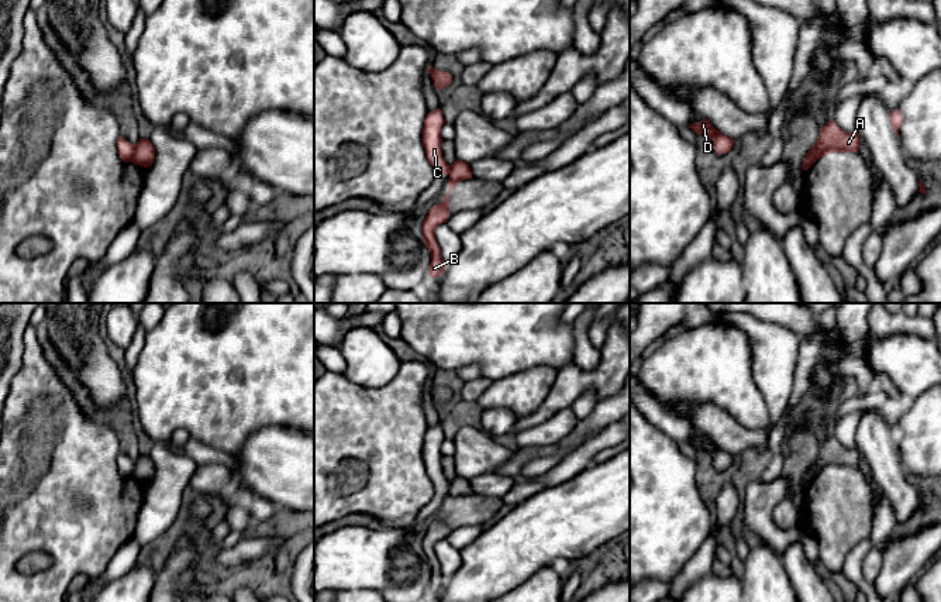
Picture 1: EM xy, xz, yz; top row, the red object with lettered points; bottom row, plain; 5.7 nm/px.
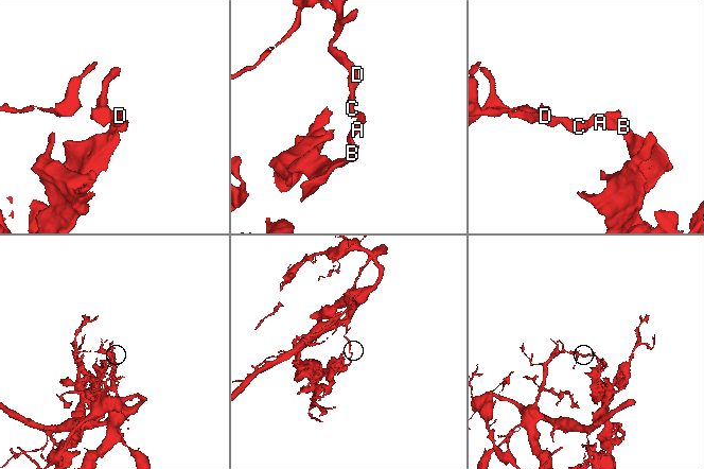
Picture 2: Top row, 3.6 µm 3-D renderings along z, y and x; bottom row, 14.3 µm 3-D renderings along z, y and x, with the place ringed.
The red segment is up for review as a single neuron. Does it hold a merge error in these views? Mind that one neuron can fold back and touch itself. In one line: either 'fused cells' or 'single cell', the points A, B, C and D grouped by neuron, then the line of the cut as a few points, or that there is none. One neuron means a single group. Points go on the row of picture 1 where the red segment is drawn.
fused cells; groups A B / C D; cut xy (134, 145), (134, 154), (130, 160)

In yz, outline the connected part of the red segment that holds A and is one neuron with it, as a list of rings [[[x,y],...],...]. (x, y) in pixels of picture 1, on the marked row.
[[[831,118],[824,127],[820,128],[820,135],[813,145],[813,151],[807,152],[803,159],[803,169],[807,171],[818,158],[835,152],[858,152],[859,134],[847,133],[840,128]]]

